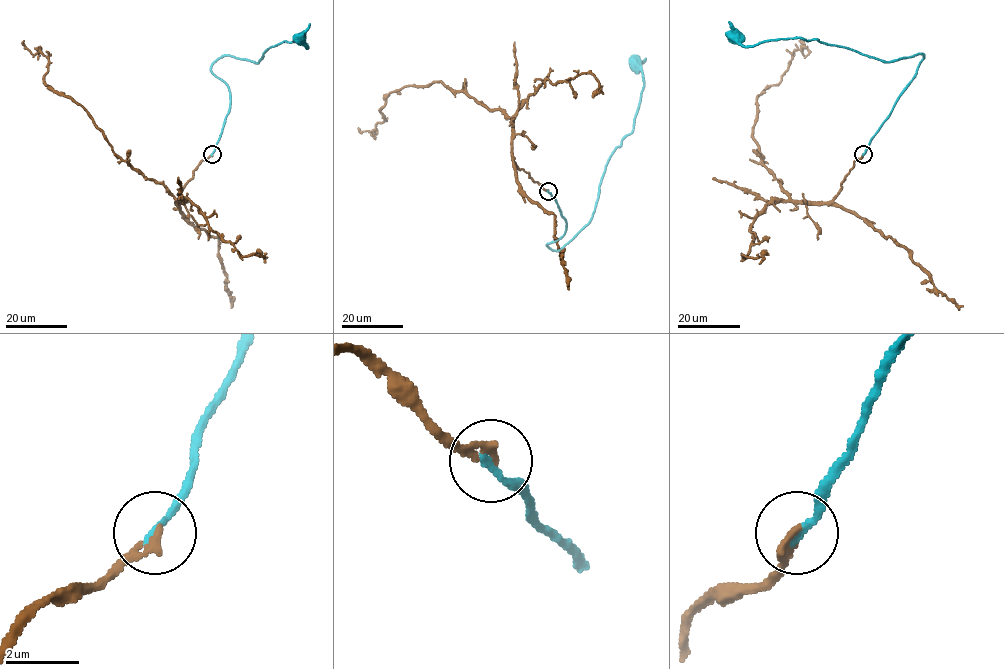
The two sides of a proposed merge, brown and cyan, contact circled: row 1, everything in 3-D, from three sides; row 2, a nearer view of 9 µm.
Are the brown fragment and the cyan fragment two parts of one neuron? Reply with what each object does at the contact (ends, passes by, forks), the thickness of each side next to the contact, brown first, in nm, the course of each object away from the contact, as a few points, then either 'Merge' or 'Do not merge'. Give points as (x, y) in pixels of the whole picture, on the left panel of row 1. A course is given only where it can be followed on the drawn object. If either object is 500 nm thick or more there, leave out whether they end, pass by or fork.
At the ring brown ends. At the ring cyan ends. Thickness 220 nm (brown) against 200 nm. Course of brown: (211, 154), (175, 202), (165, 186), (112, 150), (90, 114), (44, 82), (48, 59), (32, 54), (23, 41). Course of cyan: (211, 154), (230, 105), (229, 87), (212, 64), (230, 55), (256, 63), (284, 41), (307, 47), (297, 36). Merge

